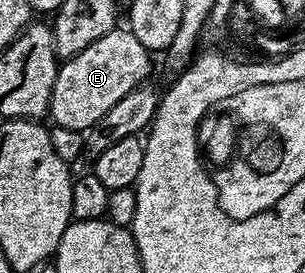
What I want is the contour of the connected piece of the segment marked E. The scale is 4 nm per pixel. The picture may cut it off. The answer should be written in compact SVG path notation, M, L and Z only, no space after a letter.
M117 26L110 34L90 42L82 54L71 56L57 67L54 90L50 98L51 123L57 128L86 133L95 127L108 110L114 109L126 94L130 94L149 78L153 57L146 46L134 38L131 30Z

